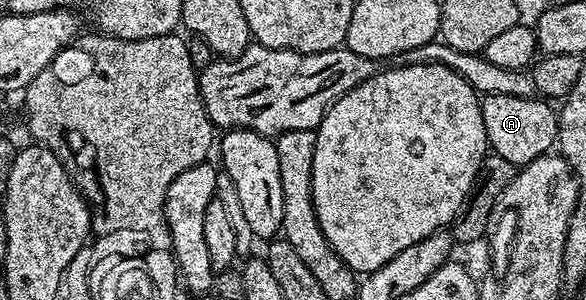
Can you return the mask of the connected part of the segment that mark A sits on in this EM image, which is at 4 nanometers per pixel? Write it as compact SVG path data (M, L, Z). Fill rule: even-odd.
M486 95L481 101L481 119L485 123L485 135L491 153L501 155L501 159L509 159L516 167L529 164L533 159L550 154L559 140L559 114L550 109L546 100L534 97L518 97L517 95Z

